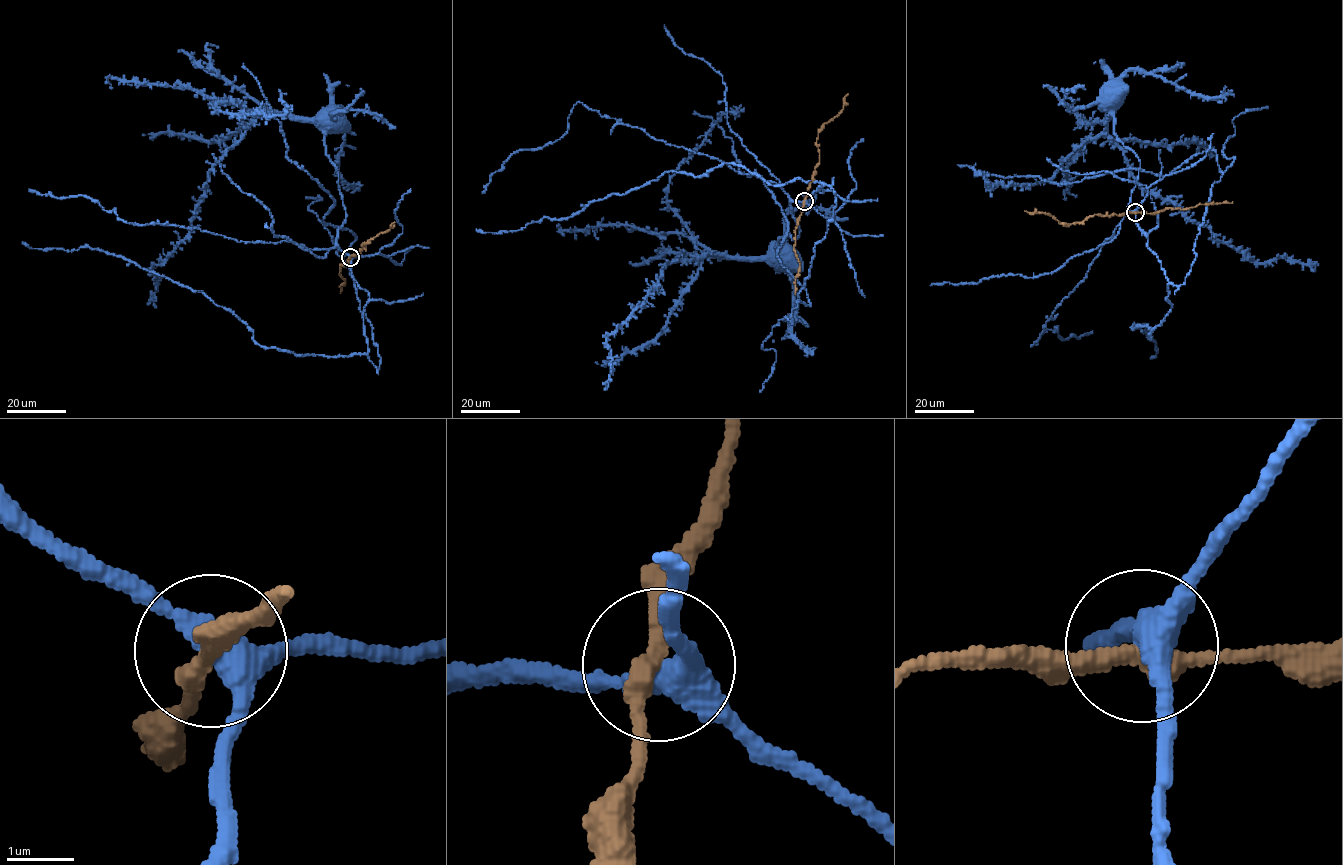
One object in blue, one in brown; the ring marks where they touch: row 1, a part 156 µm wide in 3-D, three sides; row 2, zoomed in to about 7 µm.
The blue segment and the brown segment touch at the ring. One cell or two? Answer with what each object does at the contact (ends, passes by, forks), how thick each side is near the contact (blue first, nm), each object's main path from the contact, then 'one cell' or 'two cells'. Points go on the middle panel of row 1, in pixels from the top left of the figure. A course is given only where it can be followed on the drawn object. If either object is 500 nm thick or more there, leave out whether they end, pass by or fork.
blue forks | brown passes by | 360/280 nm | blue via (804, 201), (790, 202), (800, 230), (798, 238), (787, 234), (780, 238), (779, 247) | brown via (804, 201), (819, 162), (816, 140), (821, 127), (837, 115), (847, 94) | two cells

